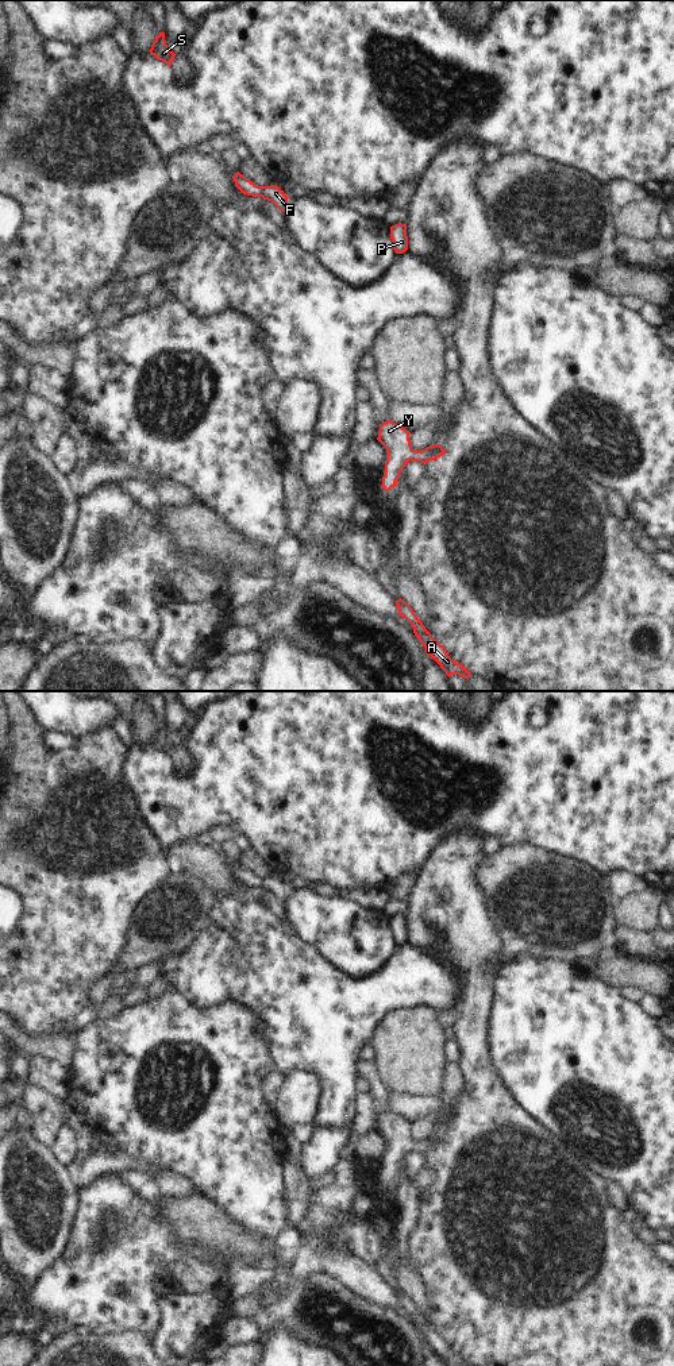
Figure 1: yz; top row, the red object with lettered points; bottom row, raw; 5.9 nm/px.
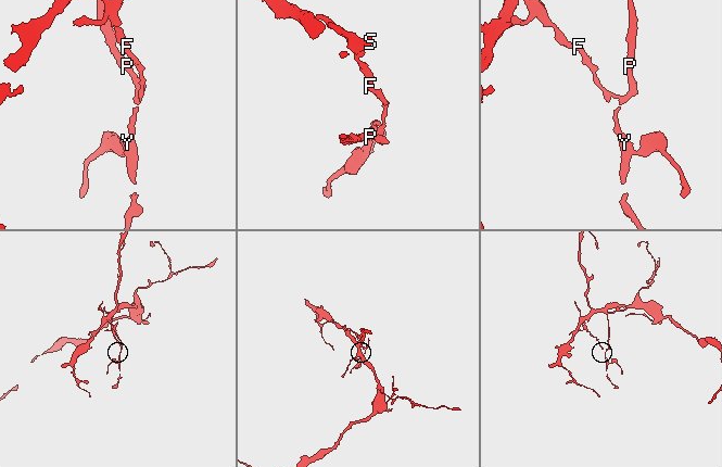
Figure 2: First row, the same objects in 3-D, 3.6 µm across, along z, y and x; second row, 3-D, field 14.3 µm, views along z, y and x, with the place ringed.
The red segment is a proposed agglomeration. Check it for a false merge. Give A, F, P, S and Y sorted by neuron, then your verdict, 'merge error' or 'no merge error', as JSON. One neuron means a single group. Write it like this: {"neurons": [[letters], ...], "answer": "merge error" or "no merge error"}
{"neurons": [["A", "F", "P", "S", "Y"]], "answer": "no merge error"}

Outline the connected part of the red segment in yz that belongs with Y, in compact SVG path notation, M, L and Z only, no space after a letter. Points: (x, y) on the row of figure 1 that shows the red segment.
M390 418L380 425L377 440L388 452L382 476L385 491L389 491L397 485L397 479L401 478L400 471L409 460L427 463L440 458L446 452L440 444L430 445L421 451L413 449L409 435L409 431L393 422Z

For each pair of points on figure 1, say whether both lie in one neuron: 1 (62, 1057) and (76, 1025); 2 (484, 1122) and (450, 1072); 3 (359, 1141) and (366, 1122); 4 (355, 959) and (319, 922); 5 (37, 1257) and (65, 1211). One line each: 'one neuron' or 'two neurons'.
1: two neurons
2: two neurons
3: two neurons
4: one neuron
5: one neuron

